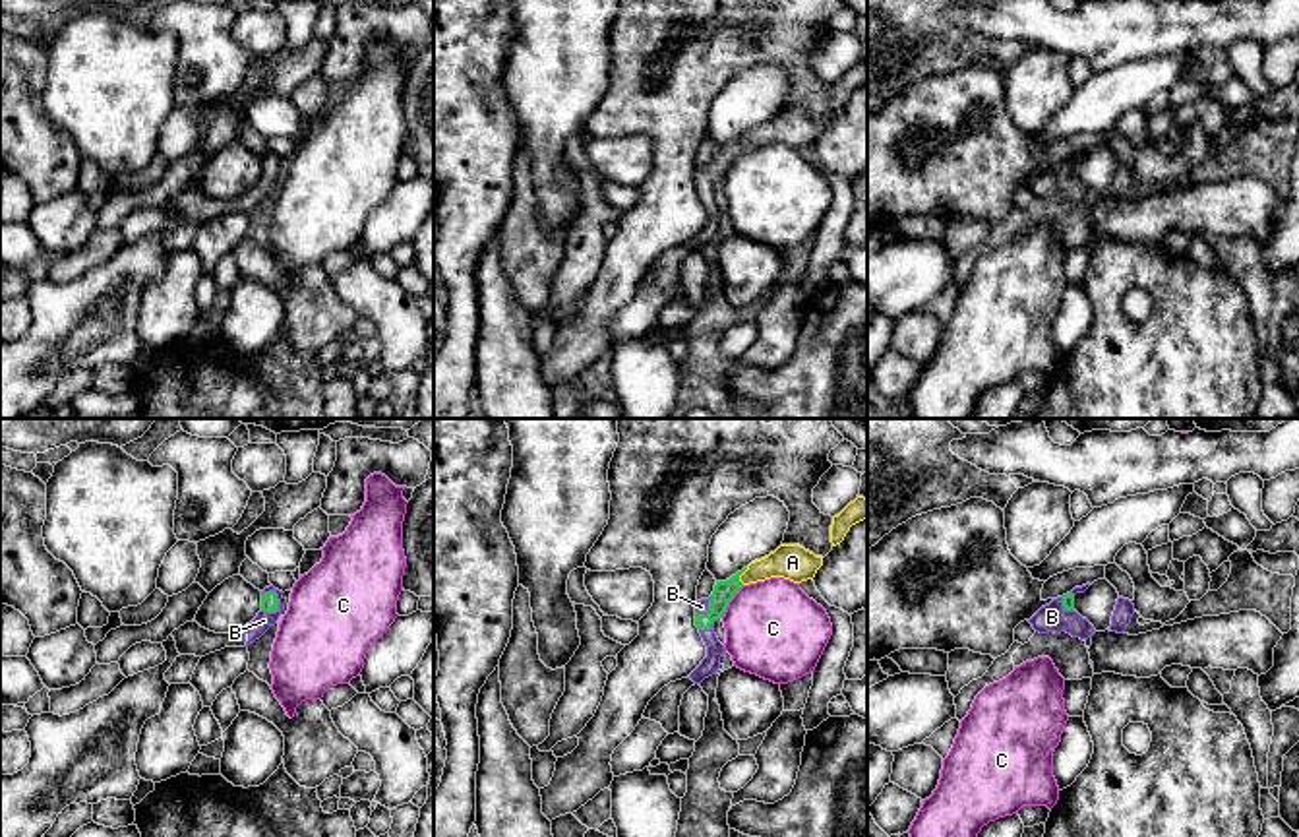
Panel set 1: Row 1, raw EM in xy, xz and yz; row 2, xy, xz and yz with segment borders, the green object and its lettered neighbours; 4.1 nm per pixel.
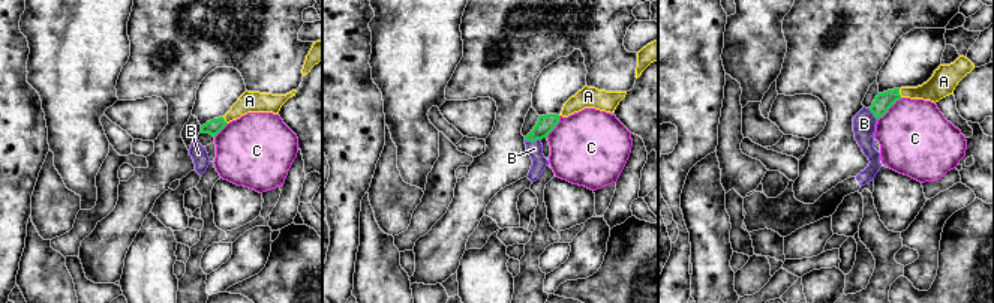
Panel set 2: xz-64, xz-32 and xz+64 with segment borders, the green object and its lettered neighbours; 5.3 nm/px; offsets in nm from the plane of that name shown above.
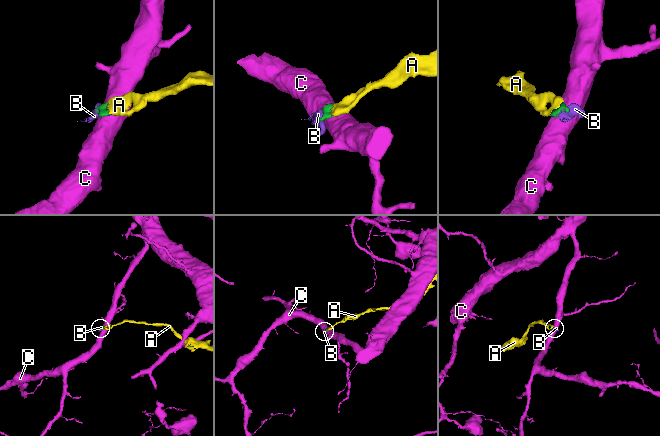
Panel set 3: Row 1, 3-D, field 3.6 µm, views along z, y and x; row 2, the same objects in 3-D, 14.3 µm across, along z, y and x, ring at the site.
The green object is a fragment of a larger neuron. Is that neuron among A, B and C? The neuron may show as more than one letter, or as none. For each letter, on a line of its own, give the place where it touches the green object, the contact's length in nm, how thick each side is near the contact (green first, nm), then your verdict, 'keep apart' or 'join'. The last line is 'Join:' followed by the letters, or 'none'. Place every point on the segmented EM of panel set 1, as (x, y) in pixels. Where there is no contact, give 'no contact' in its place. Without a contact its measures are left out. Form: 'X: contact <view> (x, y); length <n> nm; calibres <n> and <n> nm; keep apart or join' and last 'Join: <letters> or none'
A: contact xz (740, 574); length 80 nm; calibres 90 and 150 nm; join
B: contact xy (277, 605); length 110 nm; calibres 80 and 80 nm; join
C: contact xz (730, 599); length 170 nm; calibres 90 and 400 nm; keep apart
Join: A, B

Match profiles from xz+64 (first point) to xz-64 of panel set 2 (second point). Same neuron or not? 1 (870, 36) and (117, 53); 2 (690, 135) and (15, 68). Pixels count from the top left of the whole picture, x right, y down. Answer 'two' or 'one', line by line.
1: two
2: one

